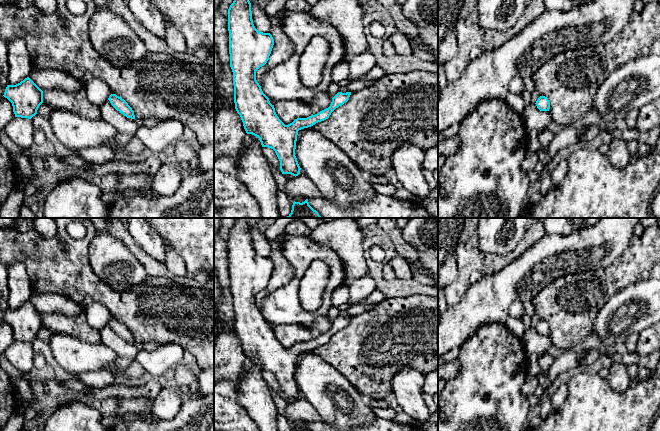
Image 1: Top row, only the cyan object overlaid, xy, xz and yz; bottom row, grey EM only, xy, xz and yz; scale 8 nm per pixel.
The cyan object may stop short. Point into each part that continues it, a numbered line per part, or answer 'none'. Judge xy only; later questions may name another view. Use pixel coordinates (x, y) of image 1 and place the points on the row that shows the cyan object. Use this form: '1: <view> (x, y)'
none

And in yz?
none

